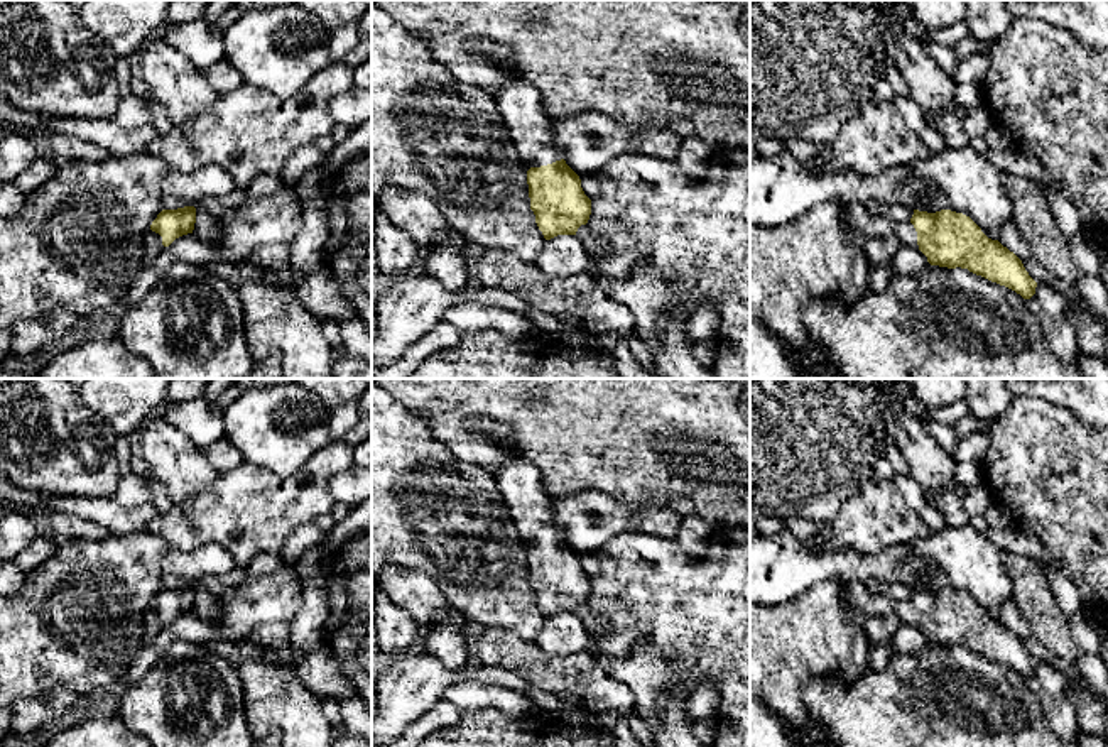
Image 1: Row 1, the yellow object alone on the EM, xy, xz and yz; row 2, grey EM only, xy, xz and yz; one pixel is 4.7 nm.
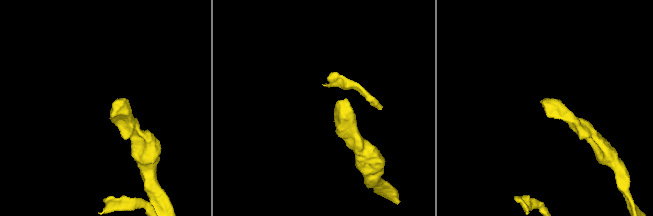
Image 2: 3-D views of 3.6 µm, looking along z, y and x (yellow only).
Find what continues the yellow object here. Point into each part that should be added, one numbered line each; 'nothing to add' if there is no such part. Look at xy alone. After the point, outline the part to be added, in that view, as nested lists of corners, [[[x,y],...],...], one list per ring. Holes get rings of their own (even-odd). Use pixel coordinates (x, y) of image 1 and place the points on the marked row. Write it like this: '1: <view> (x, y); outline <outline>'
1: xy (152, 242); outline [[[149,228],[144,235],[144,267],[152,267],[162,248],[162,237]]]

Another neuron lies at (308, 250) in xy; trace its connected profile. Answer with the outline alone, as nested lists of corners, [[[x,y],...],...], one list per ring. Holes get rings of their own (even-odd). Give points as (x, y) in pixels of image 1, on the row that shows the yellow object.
[[[309,169],[294,186],[302,210],[302,230],[291,242],[292,284],[326,267],[326,248],[331,235],[328,220],[329,174]]]

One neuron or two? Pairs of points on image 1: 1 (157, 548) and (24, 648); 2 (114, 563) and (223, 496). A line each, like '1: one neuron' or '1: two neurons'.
1: one neuron
2: two neurons

